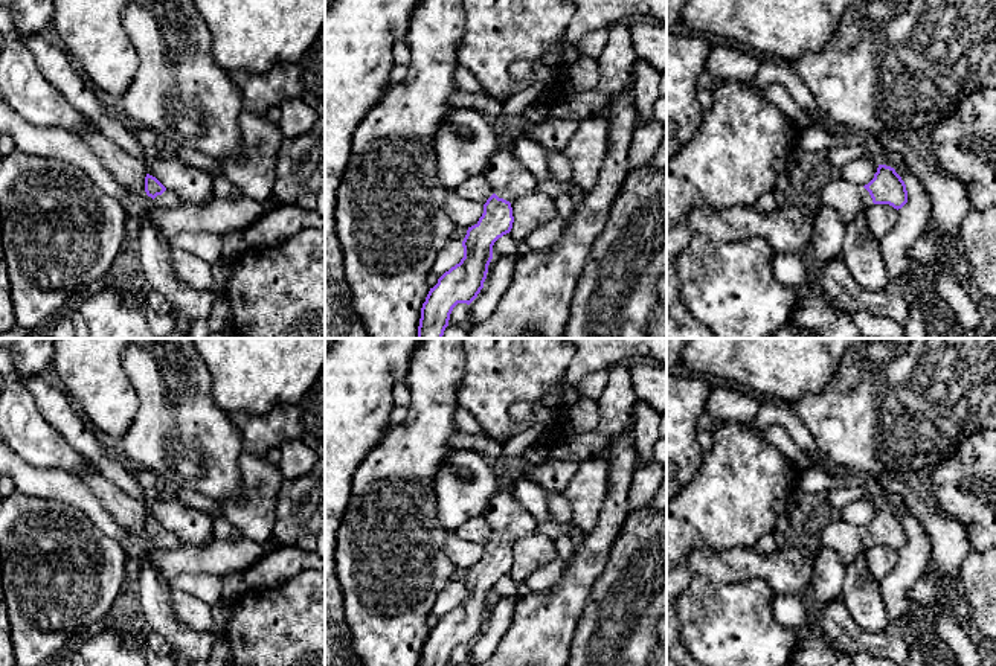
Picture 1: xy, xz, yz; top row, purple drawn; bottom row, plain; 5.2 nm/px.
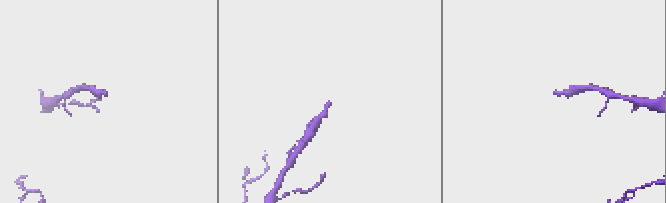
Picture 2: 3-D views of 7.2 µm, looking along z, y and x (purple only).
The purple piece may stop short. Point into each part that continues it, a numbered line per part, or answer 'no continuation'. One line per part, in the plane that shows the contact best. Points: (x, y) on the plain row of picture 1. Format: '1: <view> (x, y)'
1: yz (787, 570)

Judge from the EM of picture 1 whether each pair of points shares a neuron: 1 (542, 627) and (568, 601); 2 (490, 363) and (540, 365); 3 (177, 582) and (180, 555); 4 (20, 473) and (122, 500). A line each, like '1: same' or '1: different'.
1: same
2: same
3: different
4: different

